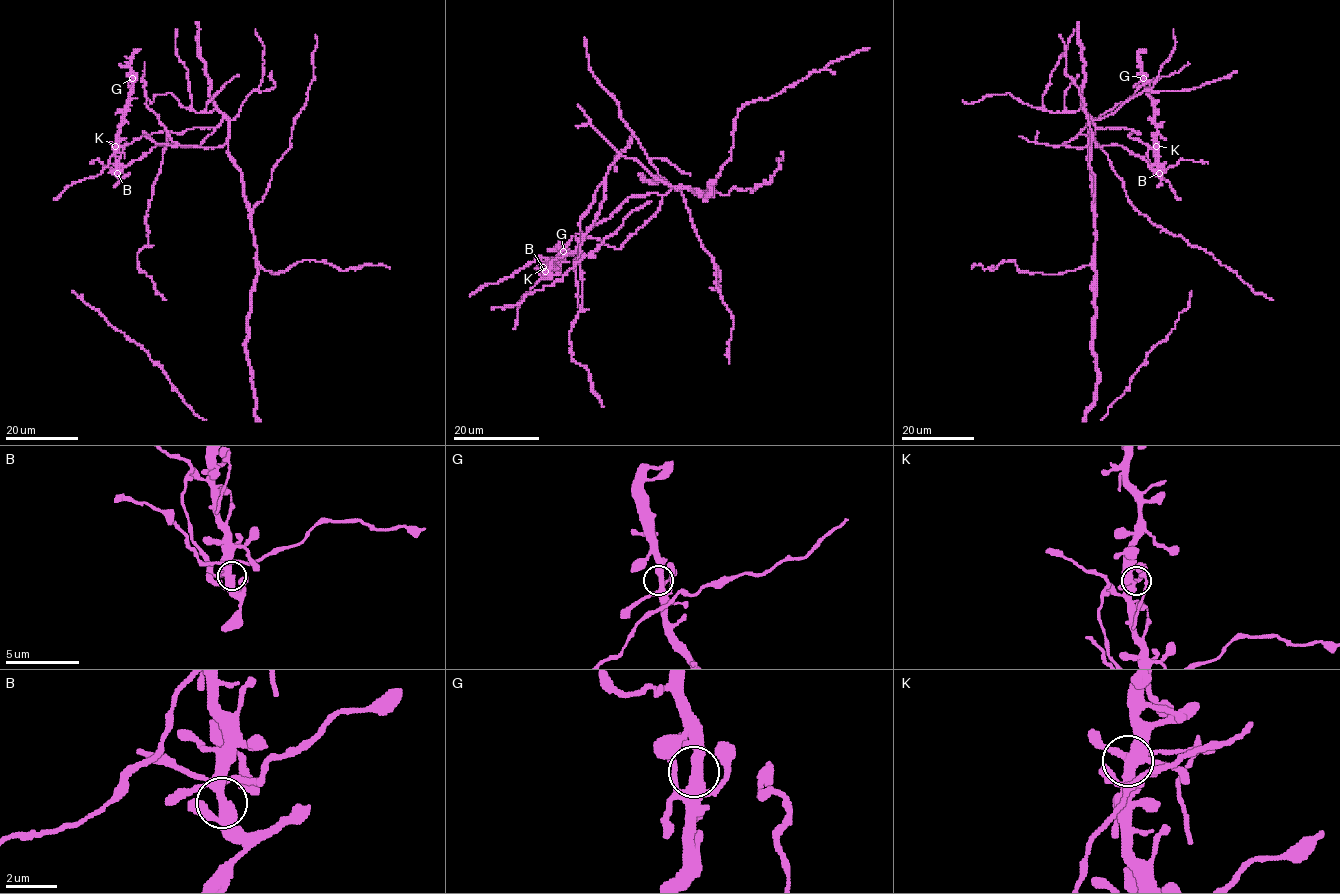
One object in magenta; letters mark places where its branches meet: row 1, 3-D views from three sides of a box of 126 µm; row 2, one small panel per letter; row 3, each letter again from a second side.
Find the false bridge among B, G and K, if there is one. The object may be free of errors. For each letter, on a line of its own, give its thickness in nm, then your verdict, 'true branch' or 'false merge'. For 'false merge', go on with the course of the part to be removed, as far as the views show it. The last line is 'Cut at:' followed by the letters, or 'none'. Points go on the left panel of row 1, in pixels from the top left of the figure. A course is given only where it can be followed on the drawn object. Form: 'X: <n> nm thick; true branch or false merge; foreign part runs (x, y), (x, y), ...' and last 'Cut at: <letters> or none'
B: 360 nm thick; true branch
G: 320 nm thick; true branch
K: 360 nm thick; false merge
Cut at: K

